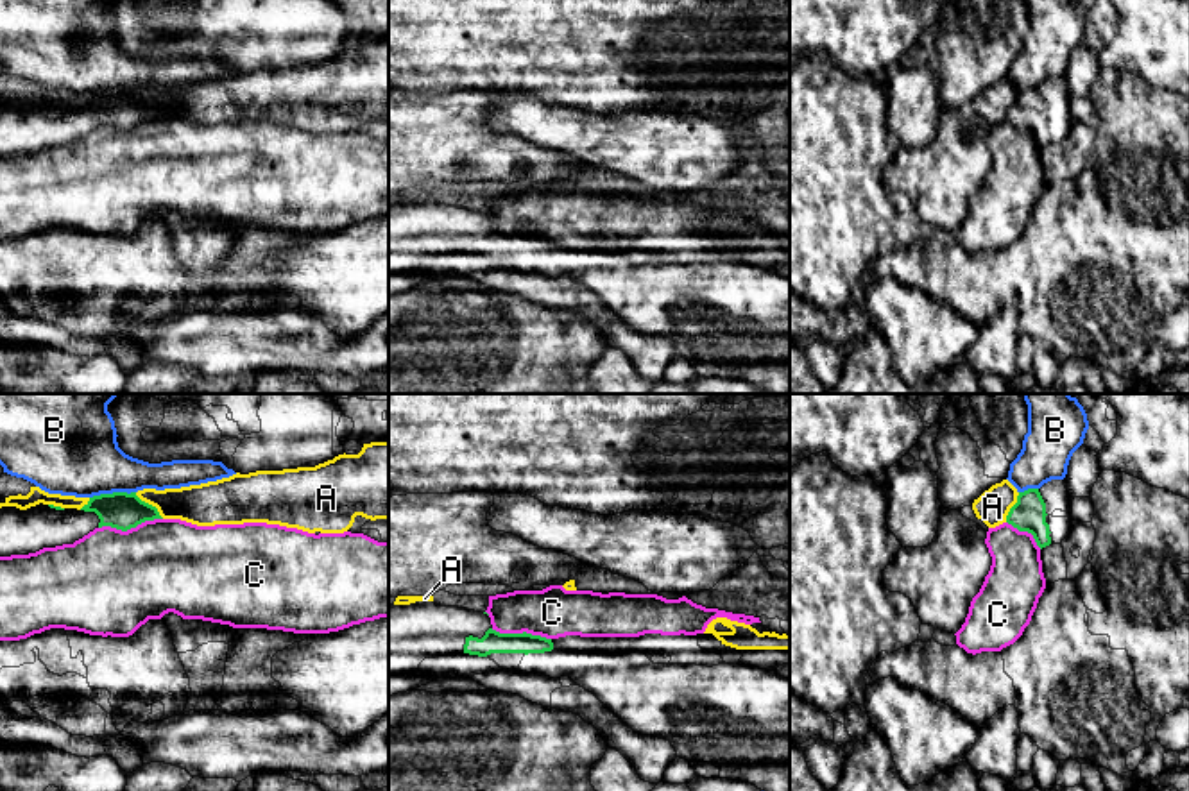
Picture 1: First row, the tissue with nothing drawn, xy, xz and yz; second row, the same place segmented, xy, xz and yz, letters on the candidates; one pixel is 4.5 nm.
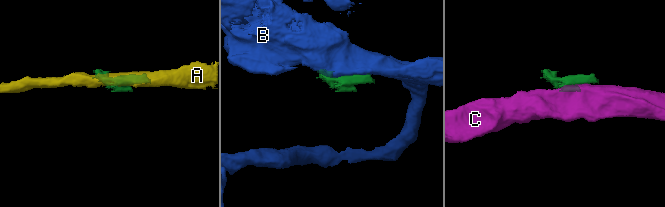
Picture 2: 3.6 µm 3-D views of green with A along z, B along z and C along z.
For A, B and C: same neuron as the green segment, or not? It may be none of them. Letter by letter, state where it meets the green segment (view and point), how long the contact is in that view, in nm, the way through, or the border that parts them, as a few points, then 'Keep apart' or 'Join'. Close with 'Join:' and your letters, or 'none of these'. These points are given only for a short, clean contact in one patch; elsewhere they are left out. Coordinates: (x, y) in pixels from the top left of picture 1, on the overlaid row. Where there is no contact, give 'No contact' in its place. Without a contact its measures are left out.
A: Touches green at xy (151, 505). Shared border 180 nm. Keep apart
B: Touches green at xy (113, 493). Shared border 220 nm. Keep apart
C: Touches green at xy (129, 528). Shared border 300 nm. Keep apart
Join: none of these

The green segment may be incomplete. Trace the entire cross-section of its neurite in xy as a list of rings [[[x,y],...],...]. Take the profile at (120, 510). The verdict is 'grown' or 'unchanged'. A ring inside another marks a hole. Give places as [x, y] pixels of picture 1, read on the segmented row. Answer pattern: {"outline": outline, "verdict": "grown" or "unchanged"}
{"outline": [[[136,492],[93,496],[81,510],[43,503],[27,510],[2,506],[0,557],[29,555],[43,548],[73,544],[102,526],[127,532],[154,519],[163,517],[156,506],[141,501]]], "verdict": "grown"}

